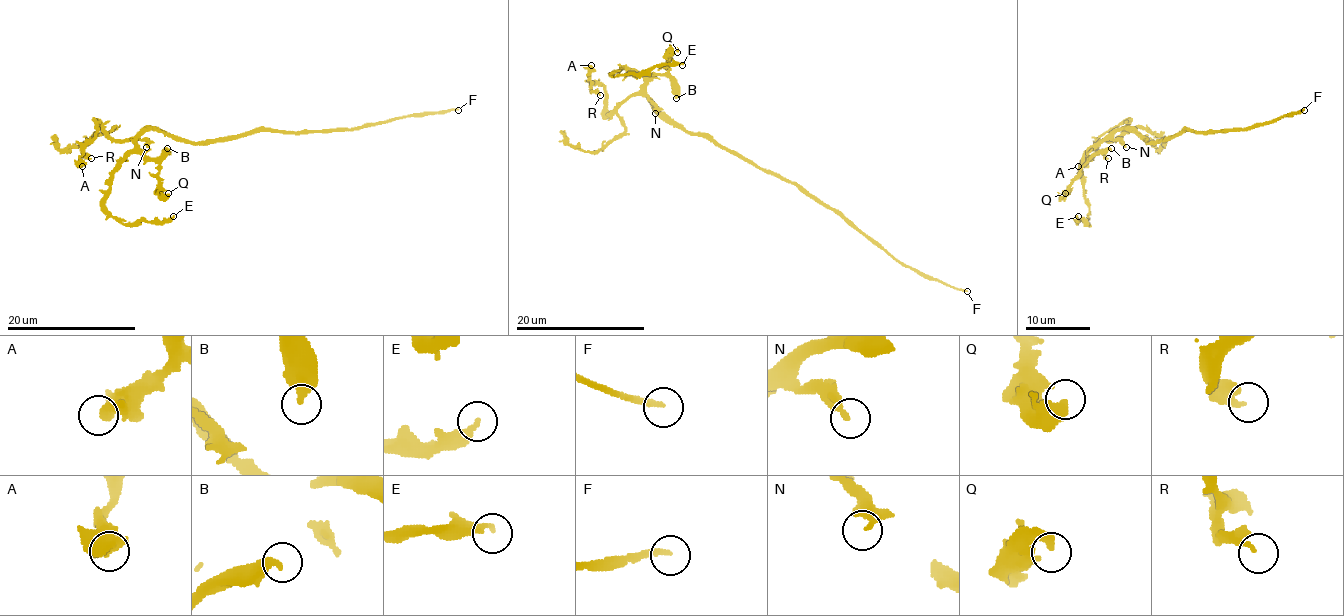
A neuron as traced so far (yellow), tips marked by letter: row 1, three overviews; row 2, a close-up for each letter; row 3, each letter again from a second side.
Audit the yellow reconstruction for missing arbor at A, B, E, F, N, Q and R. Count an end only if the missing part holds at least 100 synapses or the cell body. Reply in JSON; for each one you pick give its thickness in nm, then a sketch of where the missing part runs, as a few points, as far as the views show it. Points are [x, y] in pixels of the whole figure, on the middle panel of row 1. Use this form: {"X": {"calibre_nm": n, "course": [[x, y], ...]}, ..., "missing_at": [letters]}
{"F": {"calibre_nm": 220}, "missing_at": ["F"]}

